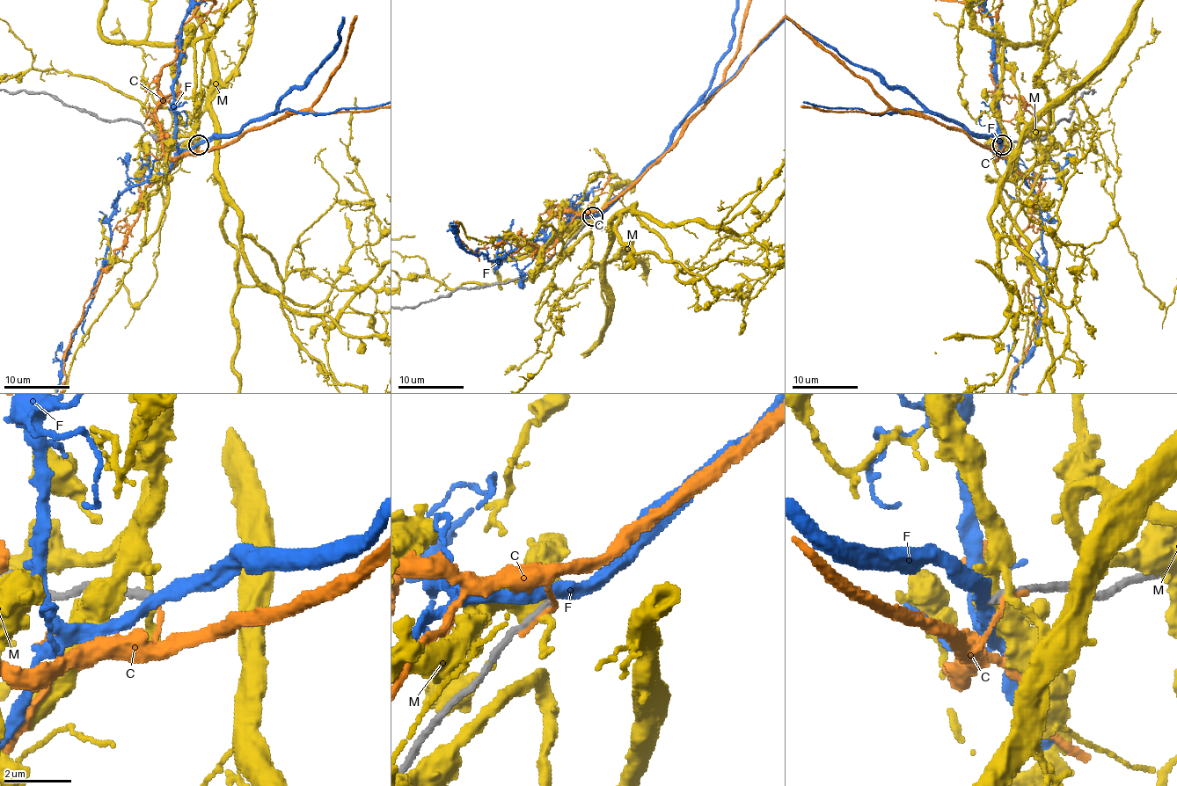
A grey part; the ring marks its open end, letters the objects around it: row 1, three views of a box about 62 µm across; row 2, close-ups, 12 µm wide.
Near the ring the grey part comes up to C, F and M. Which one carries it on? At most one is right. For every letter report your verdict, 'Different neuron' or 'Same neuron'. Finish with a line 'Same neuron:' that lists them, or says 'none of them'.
C: Different neuron
F: Different neuron
M: Different neuron
Same neuron: none of them

